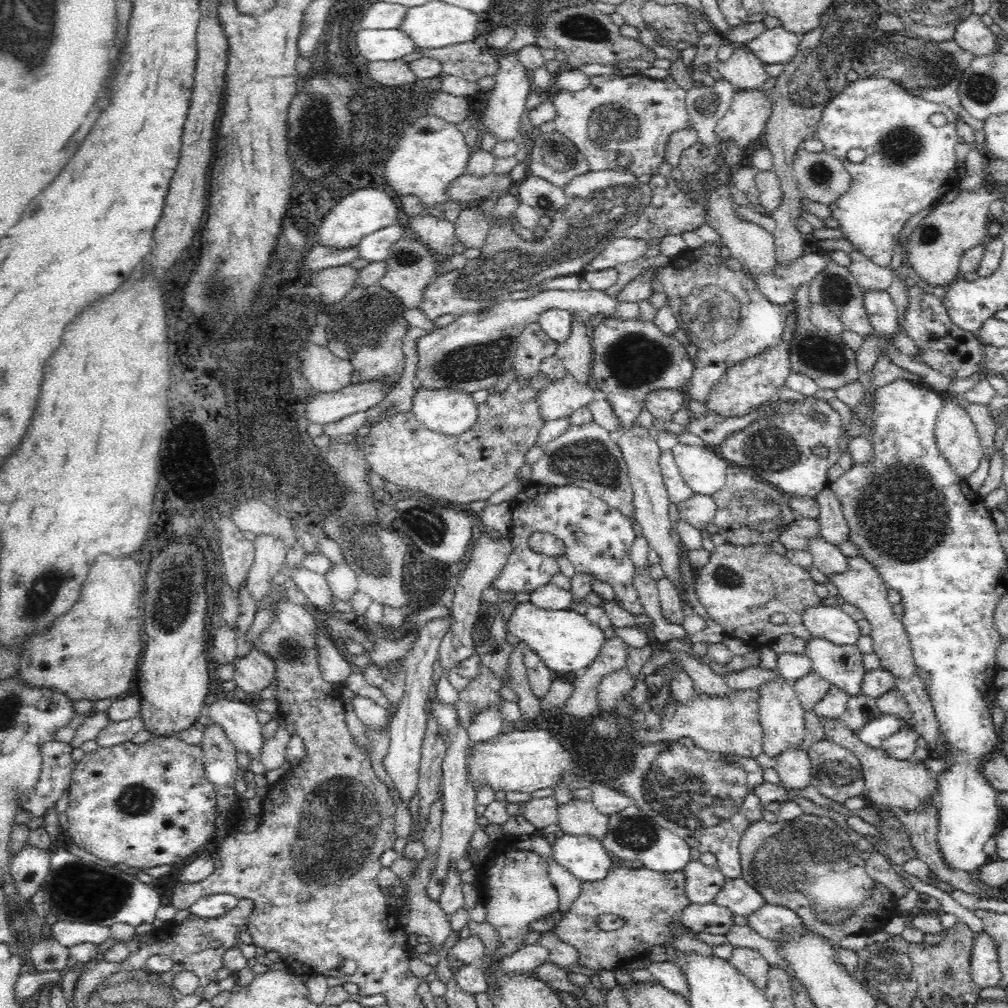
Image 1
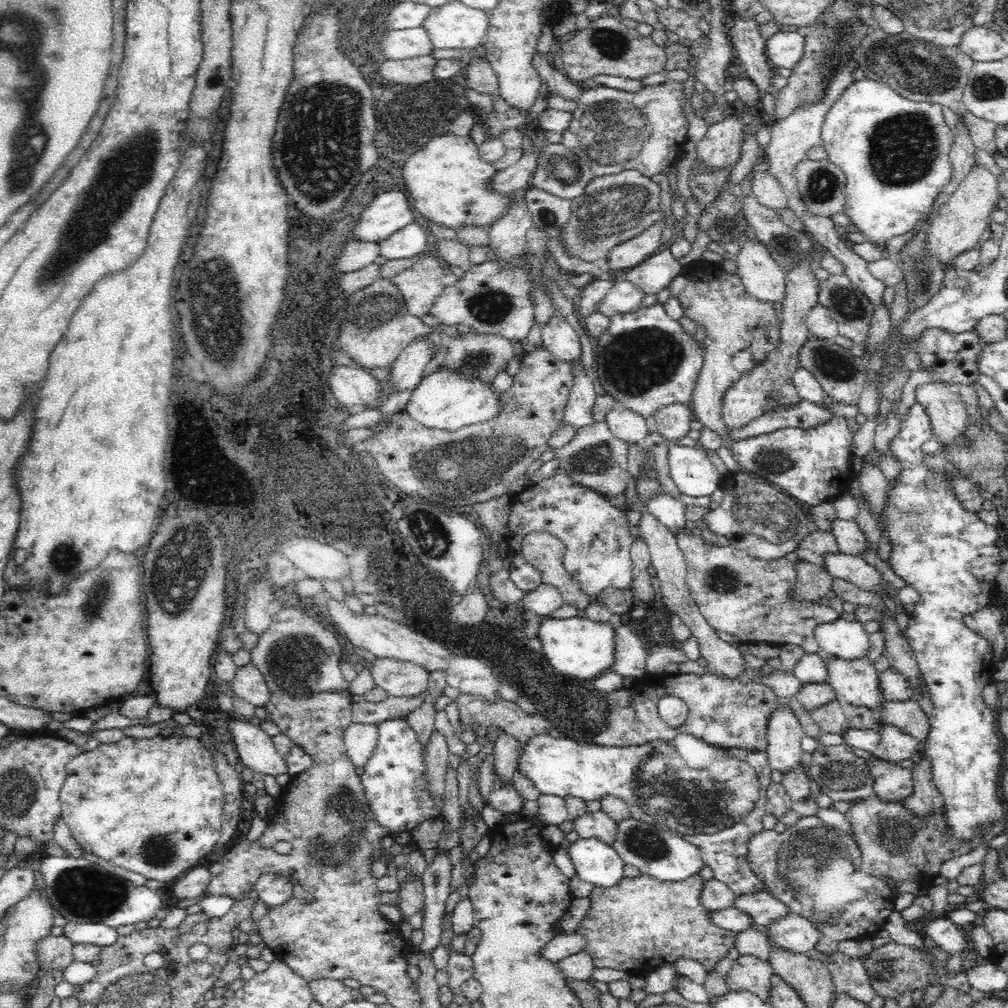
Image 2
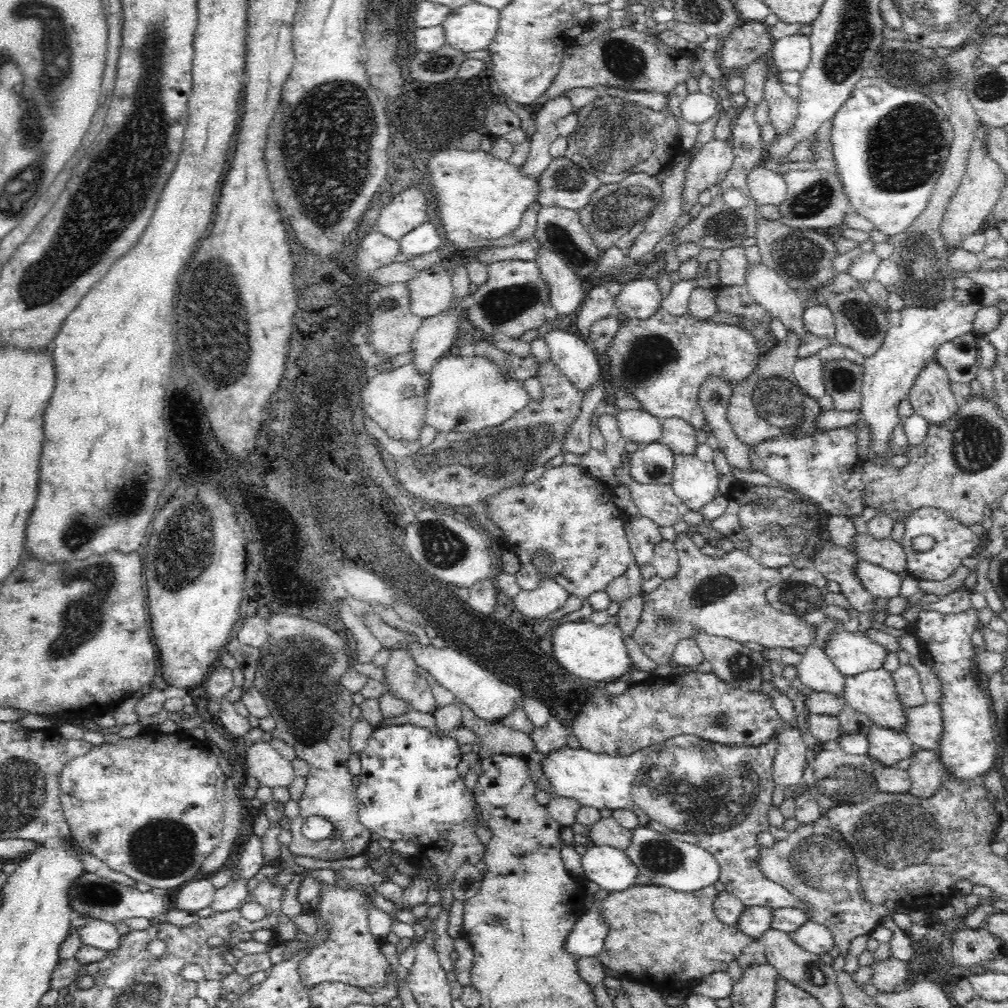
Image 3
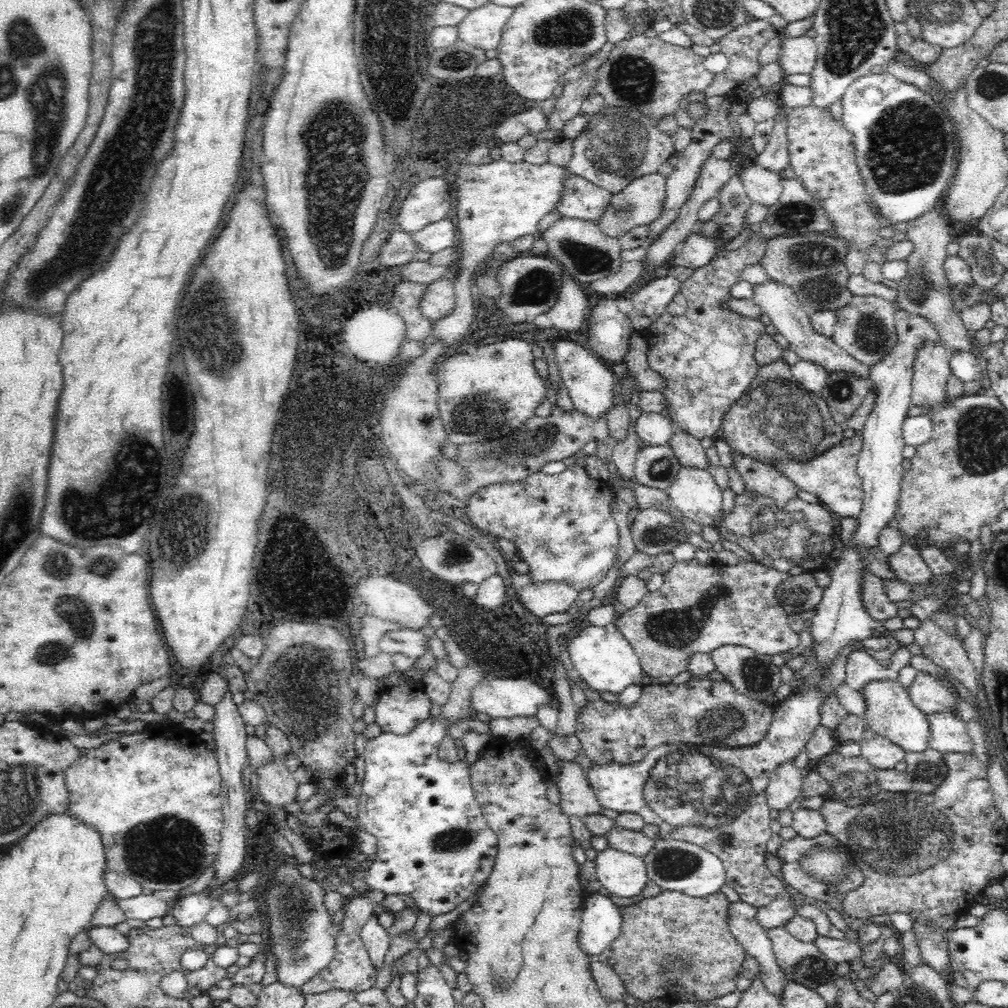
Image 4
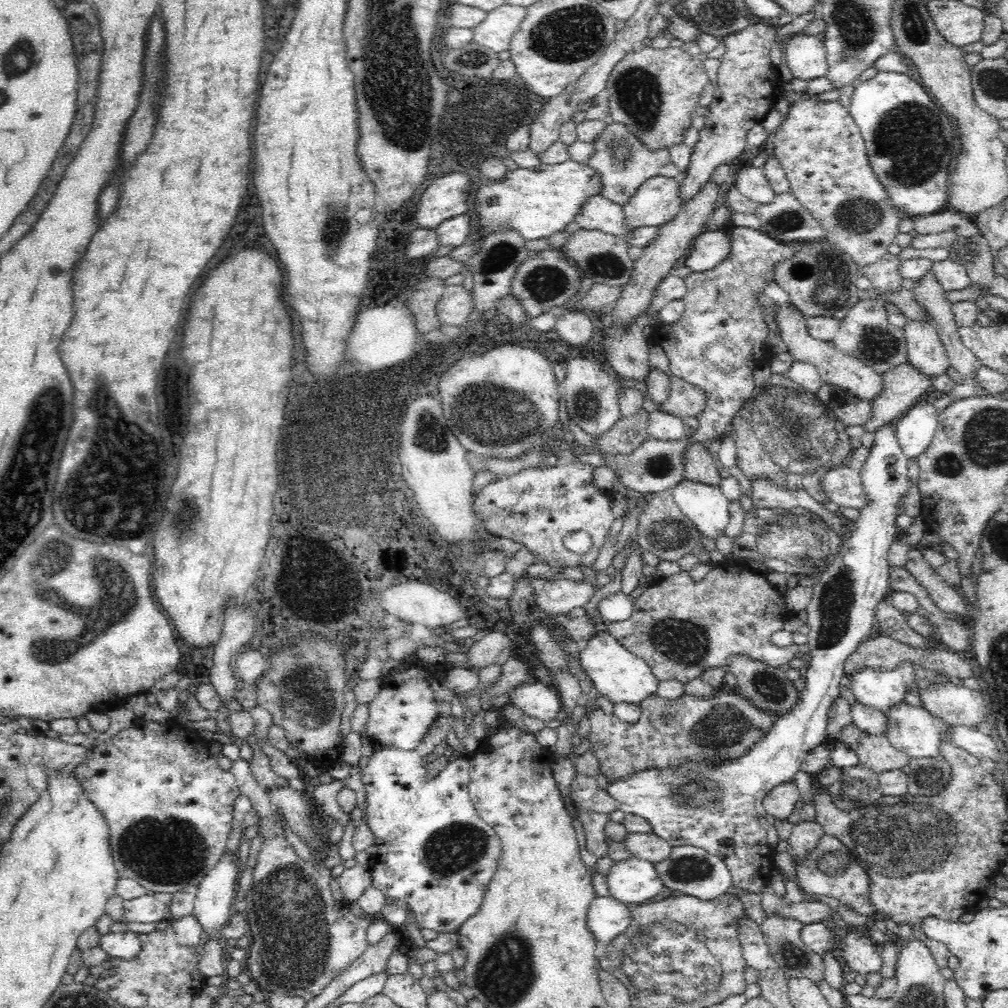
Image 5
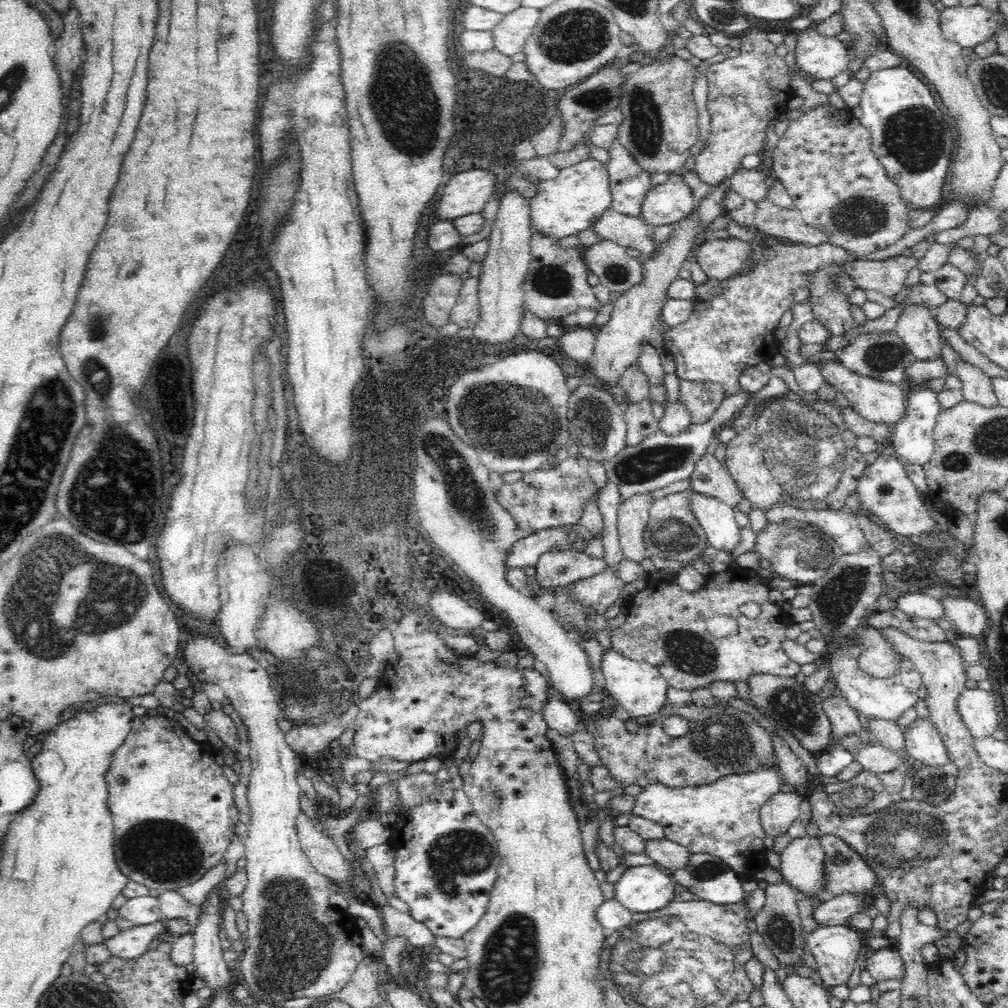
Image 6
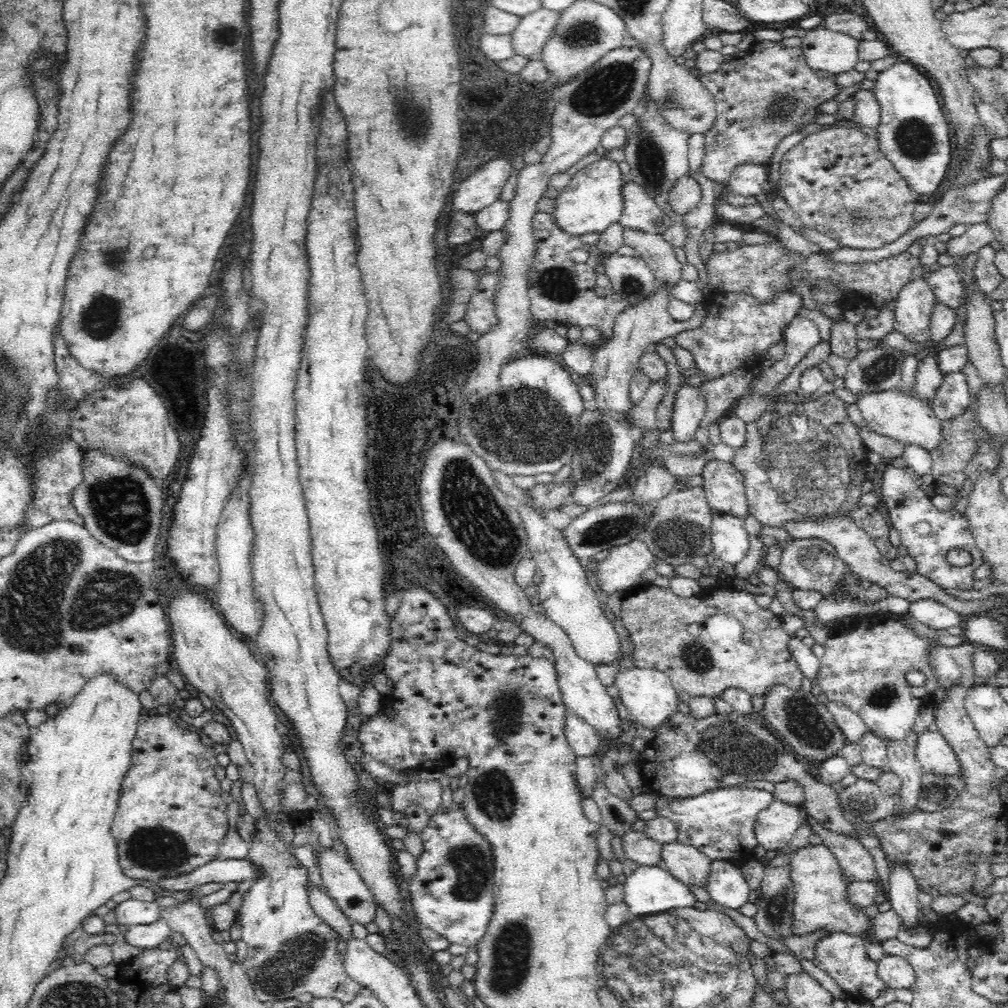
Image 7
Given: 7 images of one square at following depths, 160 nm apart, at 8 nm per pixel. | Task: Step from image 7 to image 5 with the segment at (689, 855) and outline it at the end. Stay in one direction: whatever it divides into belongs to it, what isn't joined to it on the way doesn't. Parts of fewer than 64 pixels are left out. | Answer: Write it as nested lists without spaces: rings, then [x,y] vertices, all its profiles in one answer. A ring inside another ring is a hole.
[[[650,832],[646,834],[628,833],[623,838],[625,849],[636,858],[657,863],[670,856],[674,846]]]

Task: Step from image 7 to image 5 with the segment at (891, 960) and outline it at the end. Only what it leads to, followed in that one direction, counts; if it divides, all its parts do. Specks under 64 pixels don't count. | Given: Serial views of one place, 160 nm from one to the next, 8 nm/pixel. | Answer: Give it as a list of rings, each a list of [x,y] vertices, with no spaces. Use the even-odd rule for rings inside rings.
[[[858,927],[846,934],[836,950],[836,956],[851,970],[866,976],[870,972],[880,972],[883,962],[878,945],[864,931],[863,927]]]

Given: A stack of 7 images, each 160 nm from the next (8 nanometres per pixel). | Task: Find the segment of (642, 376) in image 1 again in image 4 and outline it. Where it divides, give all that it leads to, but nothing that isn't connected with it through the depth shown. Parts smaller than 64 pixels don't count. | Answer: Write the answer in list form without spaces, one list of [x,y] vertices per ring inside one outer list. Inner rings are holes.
[[[750,230],[750,234],[743,246],[726,251],[723,257],[714,257],[681,282],[681,291],[688,299],[682,316],[666,312],[642,331],[648,347],[648,364],[665,378],[665,387],[660,389],[668,403],[665,416],[677,430],[698,440],[719,437],[726,412],[746,394],[761,367],[755,350],[760,335],[765,333],[764,328],[769,327],[760,319],[752,320],[720,308],[720,302],[730,298],[730,286],[742,280],[742,270],[761,264],[767,252],[769,239],[760,232]]]

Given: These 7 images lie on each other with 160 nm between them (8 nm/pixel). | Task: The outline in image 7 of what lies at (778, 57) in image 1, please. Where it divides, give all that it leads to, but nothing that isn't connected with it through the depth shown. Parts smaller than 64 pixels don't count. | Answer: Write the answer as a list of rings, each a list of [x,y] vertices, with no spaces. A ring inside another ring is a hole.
[[[822,26],[806,31],[801,40],[802,53],[814,71],[832,75],[854,70],[858,64],[859,39]]]

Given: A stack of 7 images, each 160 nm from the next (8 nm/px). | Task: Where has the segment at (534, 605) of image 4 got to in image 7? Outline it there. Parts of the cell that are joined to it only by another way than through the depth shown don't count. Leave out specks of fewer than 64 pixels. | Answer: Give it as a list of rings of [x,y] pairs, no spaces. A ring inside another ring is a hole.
[[[632,540],[628,545],[612,548],[607,557],[597,563],[597,583],[600,590],[610,596],[614,592],[625,592],[641,581],[640,575],[649,567],[654,567],[655,558],[642,541]]]

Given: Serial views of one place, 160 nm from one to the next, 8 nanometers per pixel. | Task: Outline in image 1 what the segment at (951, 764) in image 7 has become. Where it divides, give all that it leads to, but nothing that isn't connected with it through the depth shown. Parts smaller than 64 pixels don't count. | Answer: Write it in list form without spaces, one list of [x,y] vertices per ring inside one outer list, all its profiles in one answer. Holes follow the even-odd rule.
[[[813,636],[805,642],[805,653],[810,657],[816,674],[831,686],[834,685],[850,697],[862,695],[862,680],[866,670],[862,664],[863,654],[856,645],[838,646]]]

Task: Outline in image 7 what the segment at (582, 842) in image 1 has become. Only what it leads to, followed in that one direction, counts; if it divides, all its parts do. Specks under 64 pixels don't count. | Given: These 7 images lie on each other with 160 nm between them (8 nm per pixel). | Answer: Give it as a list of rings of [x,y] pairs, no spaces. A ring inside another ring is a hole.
[[[640,865],[624,882],[624,900],[632,916],[656,915],[674,908],[694,908],[696,898],[689,886],[683,884],[662,866]]]

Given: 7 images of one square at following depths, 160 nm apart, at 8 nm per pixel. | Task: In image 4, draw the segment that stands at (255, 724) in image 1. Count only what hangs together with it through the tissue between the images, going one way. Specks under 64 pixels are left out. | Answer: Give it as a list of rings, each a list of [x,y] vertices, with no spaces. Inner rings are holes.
[[[272,757],[266,765],[255,769],[259,776],[258,798],[267,803],[284,808],[286,804],[295,801],[299,782],[293,777],[282,758]]]

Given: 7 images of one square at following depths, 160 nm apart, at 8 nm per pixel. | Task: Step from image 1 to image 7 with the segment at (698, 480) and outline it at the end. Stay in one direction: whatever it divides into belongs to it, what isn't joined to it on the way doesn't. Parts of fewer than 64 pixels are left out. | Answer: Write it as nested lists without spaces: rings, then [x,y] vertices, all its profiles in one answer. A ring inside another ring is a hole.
[[[714,512],[711,516],[712,554],[724,562],[736,564],[748,552],[749,533],[744,521],[737,516]]]

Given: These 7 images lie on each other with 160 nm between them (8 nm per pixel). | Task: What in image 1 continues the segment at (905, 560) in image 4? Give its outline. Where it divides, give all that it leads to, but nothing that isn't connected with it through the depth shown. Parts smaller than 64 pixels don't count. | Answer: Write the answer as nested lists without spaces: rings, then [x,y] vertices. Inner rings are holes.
[[[825,488],[815,496],[818,501],[820,533],[824,541],[840,546],[844,541],[850,540],[848,523],[844,518],[840,501],[831,488]]]

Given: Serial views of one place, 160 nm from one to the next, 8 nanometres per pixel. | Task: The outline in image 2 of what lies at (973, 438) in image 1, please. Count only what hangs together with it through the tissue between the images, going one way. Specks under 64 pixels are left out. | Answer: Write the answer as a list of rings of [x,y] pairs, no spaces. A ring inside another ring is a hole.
[[[932,381],[918,386],[916,389],[918,402],[930,416],[931,428],[936,440],[940,444],[940,452],[944,445],[954,444],[969,428],[969,414],[956,388],[944,381]]]

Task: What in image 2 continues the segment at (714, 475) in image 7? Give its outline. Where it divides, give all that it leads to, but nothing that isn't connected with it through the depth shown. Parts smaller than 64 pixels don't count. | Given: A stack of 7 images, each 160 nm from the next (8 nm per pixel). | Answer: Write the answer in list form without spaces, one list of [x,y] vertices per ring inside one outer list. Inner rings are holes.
[[[680,403],[660,408],[651,418],[652,427],[668,442],[681,440],[691,430],[691,411],[691,406]]]

